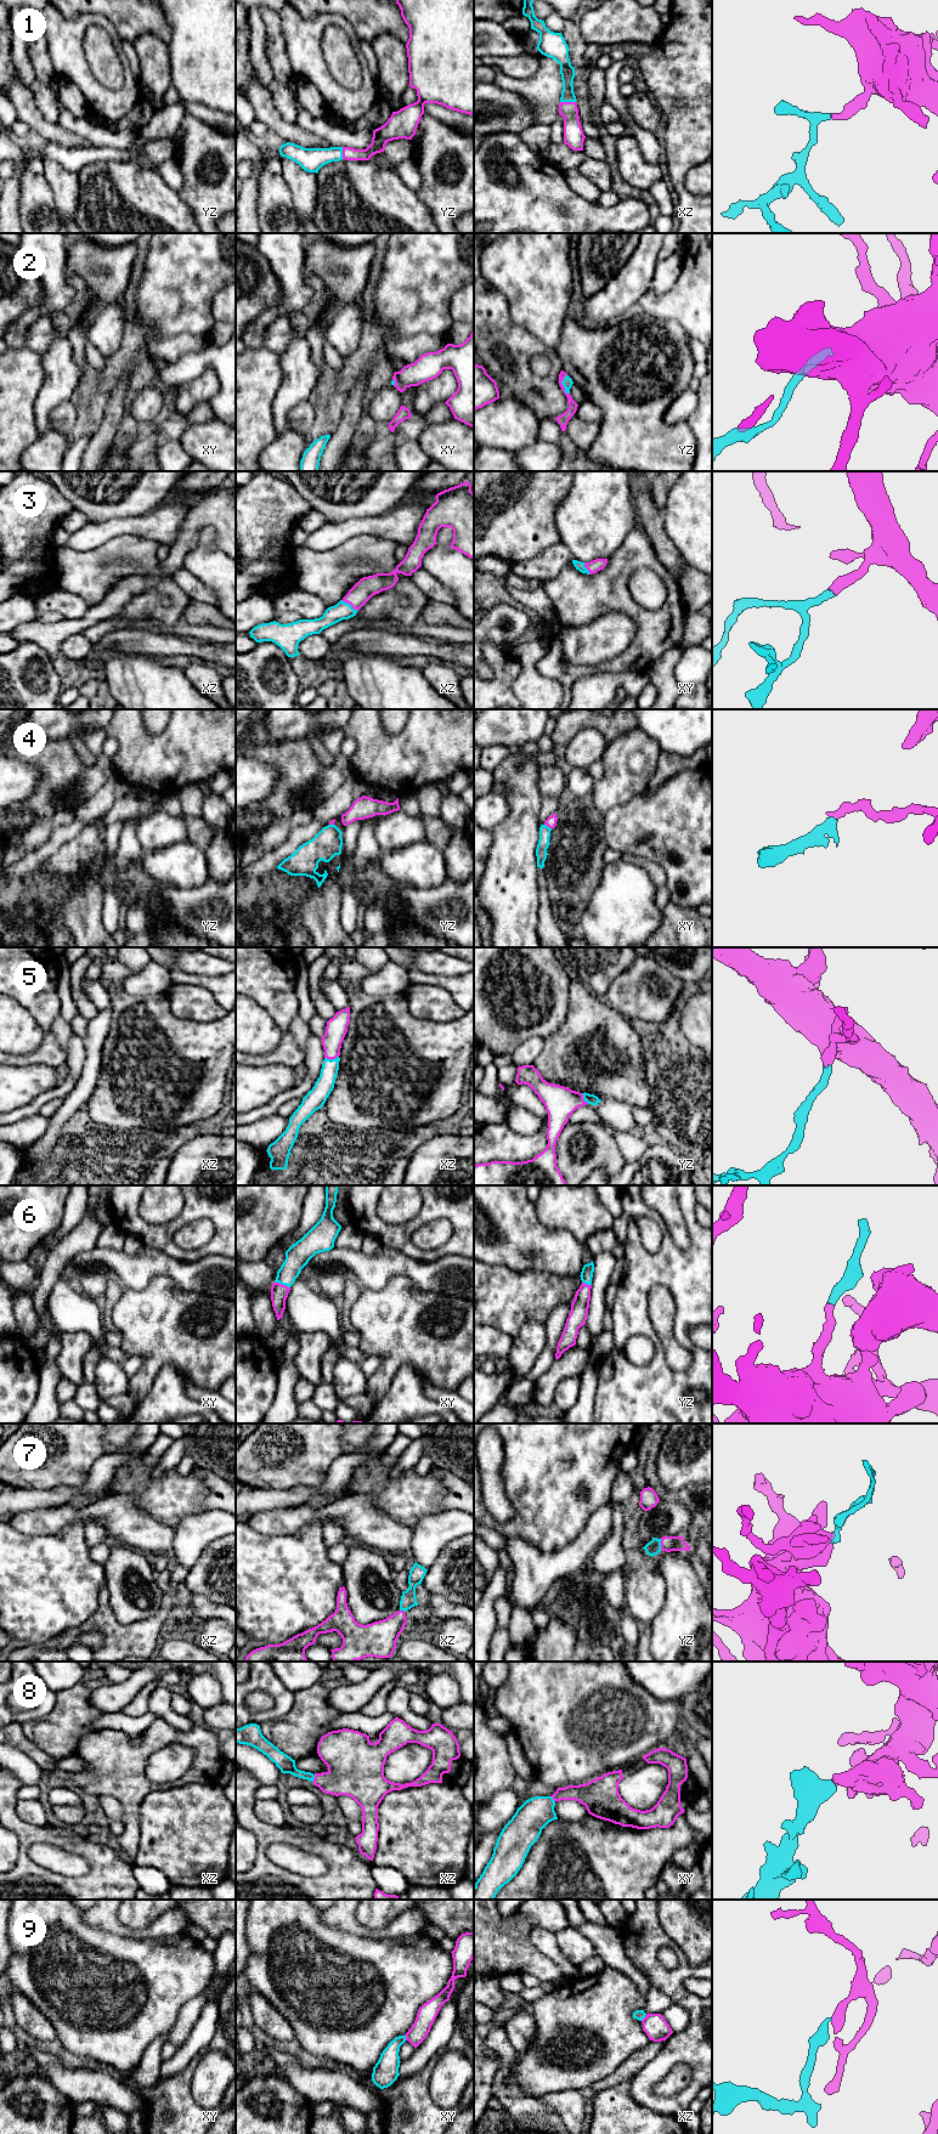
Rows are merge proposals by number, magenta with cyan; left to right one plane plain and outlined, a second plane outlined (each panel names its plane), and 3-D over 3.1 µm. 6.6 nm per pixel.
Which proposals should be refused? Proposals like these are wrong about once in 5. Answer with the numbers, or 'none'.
4, 9

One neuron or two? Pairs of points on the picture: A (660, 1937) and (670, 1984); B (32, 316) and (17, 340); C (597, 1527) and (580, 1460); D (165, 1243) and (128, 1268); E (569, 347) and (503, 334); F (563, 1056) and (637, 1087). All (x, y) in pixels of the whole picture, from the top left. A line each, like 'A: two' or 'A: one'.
A: one
B: one
C: two
D: two
E: two
F: one

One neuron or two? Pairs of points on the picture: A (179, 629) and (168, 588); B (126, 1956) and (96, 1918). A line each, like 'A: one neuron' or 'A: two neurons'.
A: two neurons
B: two neurons

